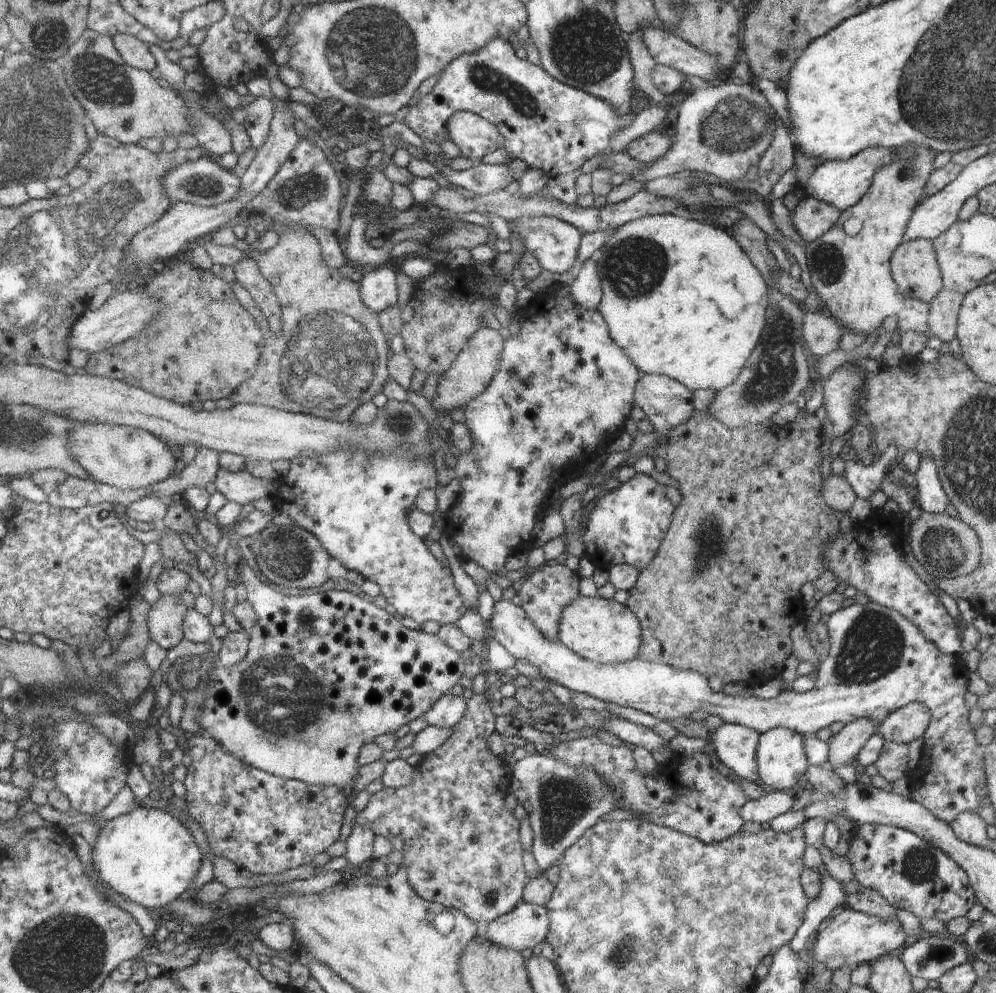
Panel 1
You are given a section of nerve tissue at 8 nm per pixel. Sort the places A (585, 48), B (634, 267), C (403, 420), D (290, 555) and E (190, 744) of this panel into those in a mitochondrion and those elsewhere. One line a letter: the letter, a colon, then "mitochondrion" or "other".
A: mitochondrion
B: mitochondrion
C: mitochondrion
D: mitochondrion
E: other

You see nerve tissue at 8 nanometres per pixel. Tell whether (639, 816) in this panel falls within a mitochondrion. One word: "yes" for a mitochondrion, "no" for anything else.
no

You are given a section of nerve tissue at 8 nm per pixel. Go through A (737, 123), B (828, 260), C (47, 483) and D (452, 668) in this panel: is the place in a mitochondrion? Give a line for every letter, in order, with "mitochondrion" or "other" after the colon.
A: mitochondrion
B: mitochondrion
C: other
D: other

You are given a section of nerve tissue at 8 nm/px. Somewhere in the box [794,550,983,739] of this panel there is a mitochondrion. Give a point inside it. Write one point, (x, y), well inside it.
(873, 646)

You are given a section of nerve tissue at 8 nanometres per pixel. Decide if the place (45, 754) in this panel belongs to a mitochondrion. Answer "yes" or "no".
no

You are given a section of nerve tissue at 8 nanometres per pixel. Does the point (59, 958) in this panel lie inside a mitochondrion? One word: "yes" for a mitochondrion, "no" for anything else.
yes

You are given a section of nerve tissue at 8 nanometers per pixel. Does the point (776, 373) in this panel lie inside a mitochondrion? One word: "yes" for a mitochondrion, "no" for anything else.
yes

